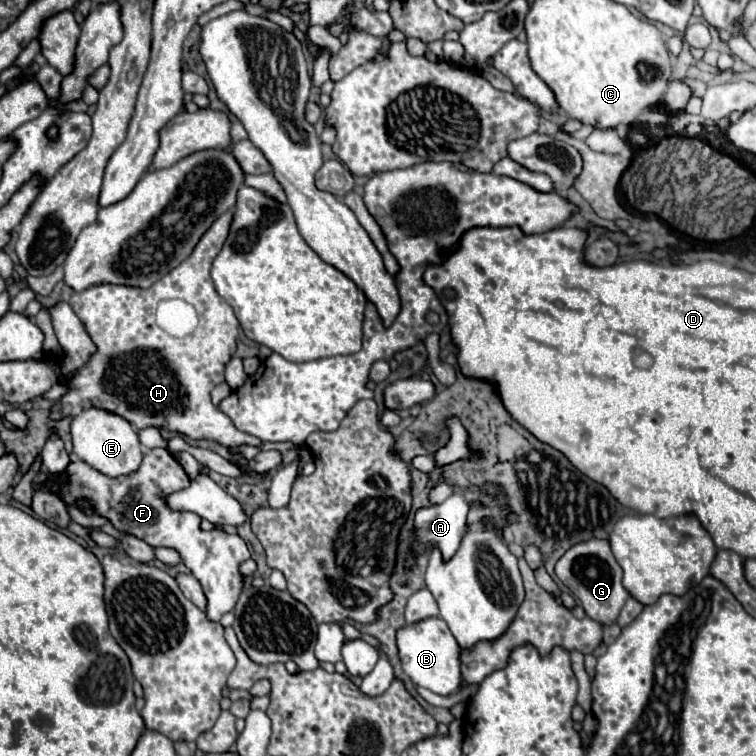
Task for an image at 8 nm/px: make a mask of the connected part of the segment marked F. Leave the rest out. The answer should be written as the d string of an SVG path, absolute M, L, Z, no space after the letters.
M152 448L146 452L142 466L122 478L108 478L84 462L72 462L68 466L68 480L60 484L62 500L74 504L76 498L88 498L96 514L106 516L120 532L138 536L150 546L176 548L184 564L192 570L194 578L202 584L206 596L206 618L218 622L222 614L230 612L242 592L244 576L238 572L238 564L250 558L246 542L238 534L226 534L222 530L200 530L200 516L192 512L172 512L166 506L166 494L182 490L190 484L182 466L164 448Z

